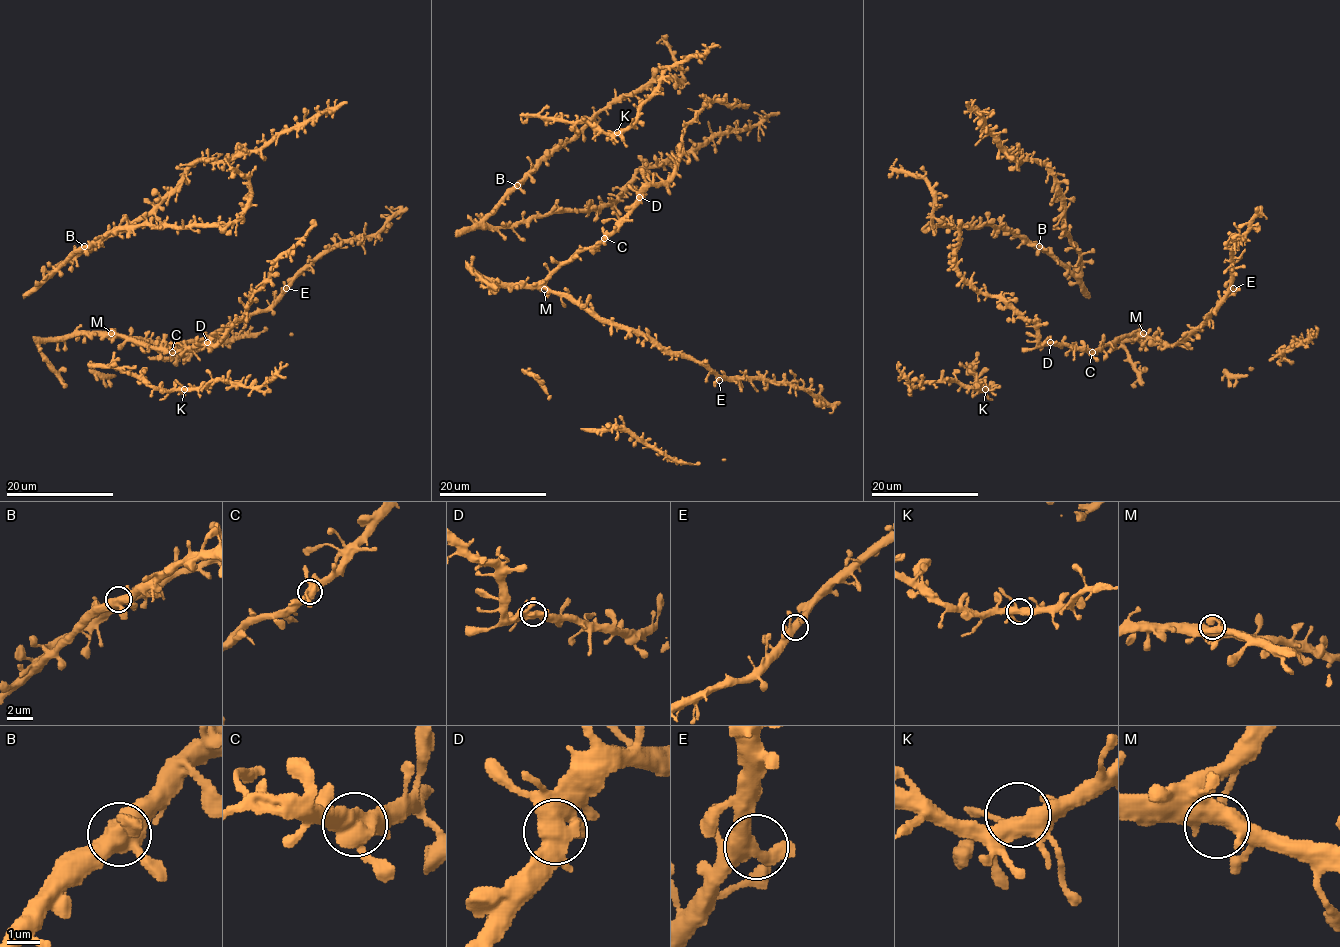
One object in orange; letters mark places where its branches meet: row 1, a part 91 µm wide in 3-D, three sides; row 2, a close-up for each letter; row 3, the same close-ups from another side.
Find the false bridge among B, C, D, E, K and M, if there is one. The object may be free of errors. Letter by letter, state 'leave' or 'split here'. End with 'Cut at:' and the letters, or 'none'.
B: leave
C: leave
D: leave
E: leave
K: leave
M: leave
Cut at: none

